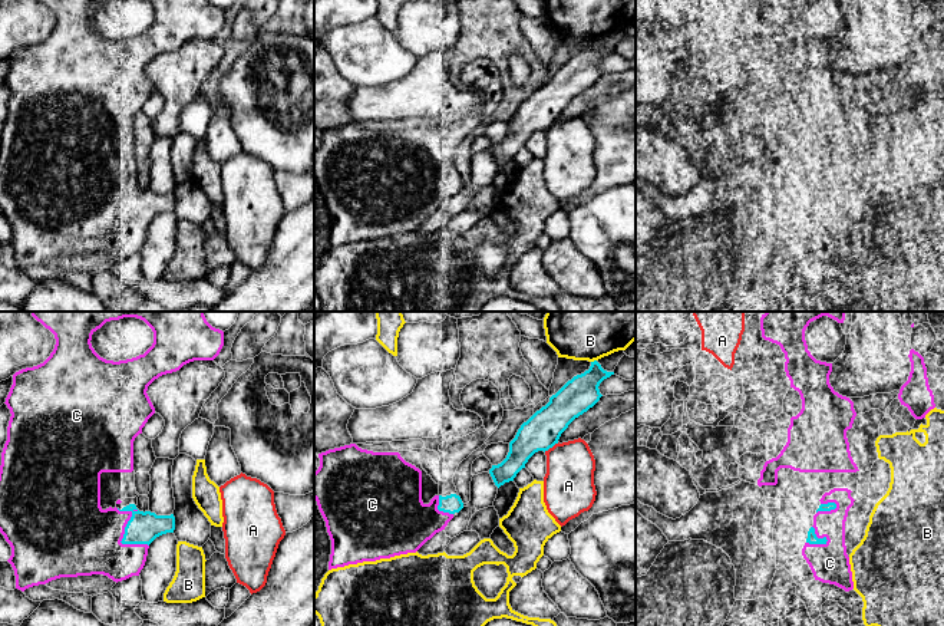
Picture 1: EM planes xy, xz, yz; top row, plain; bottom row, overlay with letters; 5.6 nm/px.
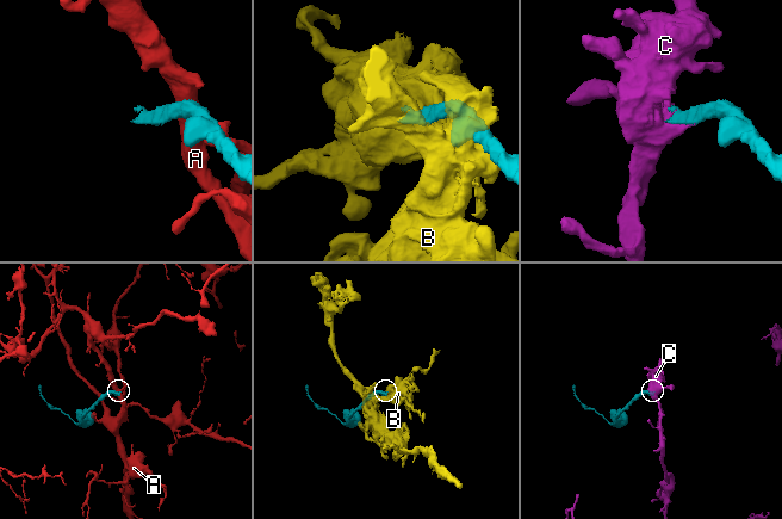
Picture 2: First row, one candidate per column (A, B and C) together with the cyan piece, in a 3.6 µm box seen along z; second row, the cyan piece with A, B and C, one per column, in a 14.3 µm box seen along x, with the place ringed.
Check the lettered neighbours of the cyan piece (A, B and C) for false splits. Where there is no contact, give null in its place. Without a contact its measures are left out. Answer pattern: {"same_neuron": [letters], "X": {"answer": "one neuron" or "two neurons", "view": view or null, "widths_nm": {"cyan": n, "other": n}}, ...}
{"same_neuron": ["C"], "A": {"answer": "two neurons", "view": "xz", "widths_nm": {"cyan": 200, "other": 280}}, "B": {"answer": "two neurons", "view": "xz", "widths_nm": {"cyan": 200, "other": 480}}, "C": {"answer": "one neuron", "view": "xy", "widths_nm": {"cyan": 180, "other": 420}}}

